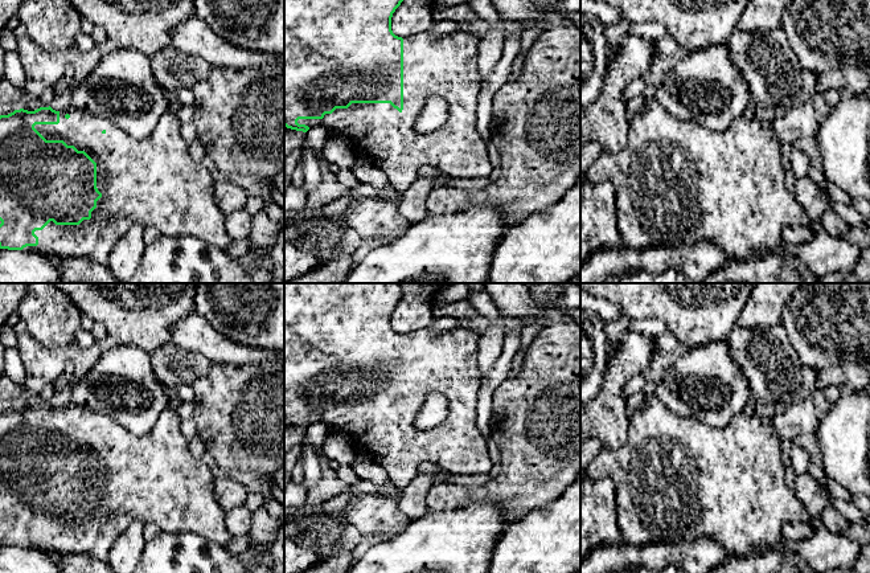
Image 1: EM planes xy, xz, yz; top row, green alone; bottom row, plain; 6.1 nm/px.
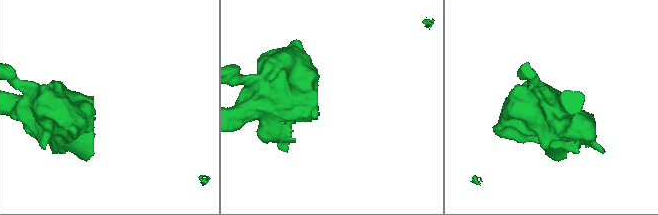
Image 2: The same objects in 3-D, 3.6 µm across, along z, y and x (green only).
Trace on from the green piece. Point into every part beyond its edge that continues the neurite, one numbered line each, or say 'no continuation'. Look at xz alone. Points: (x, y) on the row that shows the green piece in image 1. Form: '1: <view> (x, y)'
1: xz (446, 65)

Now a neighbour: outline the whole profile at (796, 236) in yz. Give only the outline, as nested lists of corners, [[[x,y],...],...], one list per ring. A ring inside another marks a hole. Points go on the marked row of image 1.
[[[789,226],[783,232],[784,243],[800,246],[808,243],[813,236],[813,230],[809,226]]]

